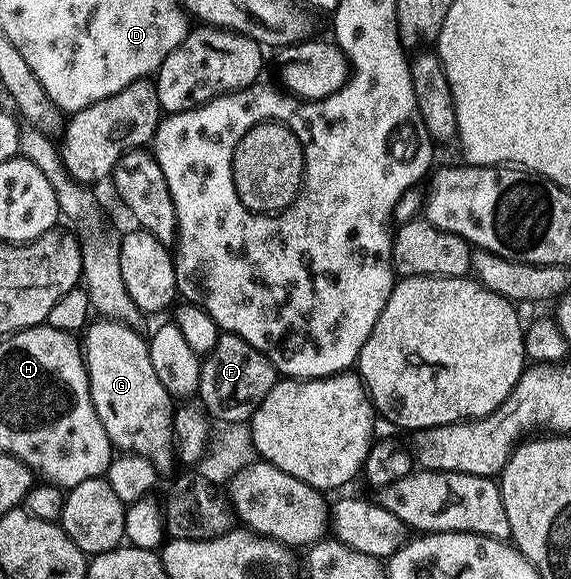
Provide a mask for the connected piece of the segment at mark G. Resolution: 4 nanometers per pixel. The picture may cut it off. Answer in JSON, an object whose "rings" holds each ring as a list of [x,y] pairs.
{"rings":[[[111,318],[96,320],[87,323],[84,329],[84,359],[96,414],[115,449],[129,450],[136,455],[146,456],[154,465],[163,466],[169,462],[170,455],[173,457],[176,452],[174,420],[172,407],[170,408],[172,397],[170,393],[162,391],[160,378],[154,376],[152,358],[149,354],[150,345],[143,339],[144,336],[138,333],[137,327]]]}

